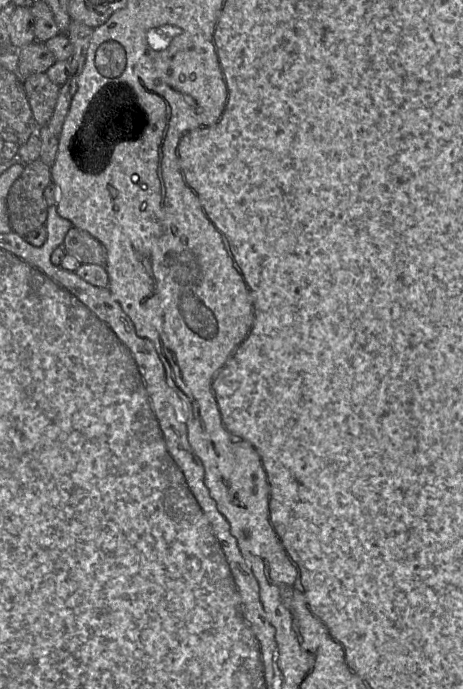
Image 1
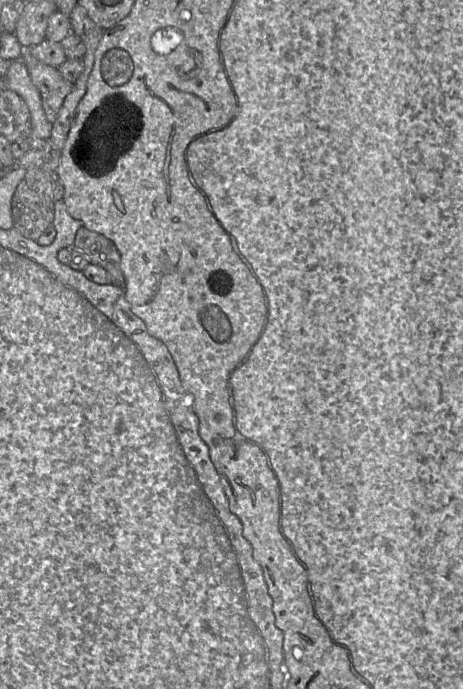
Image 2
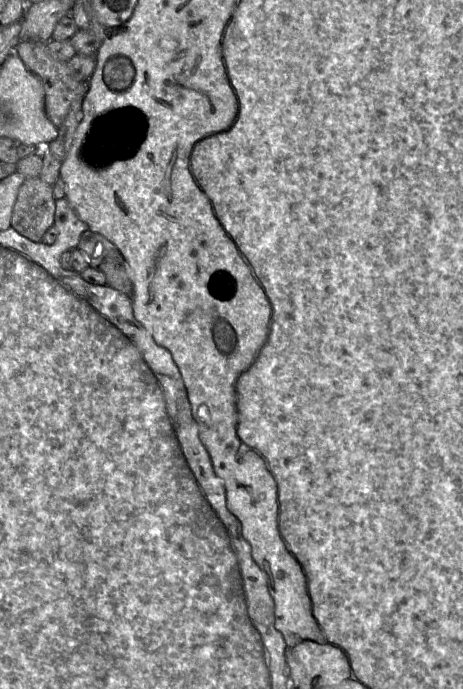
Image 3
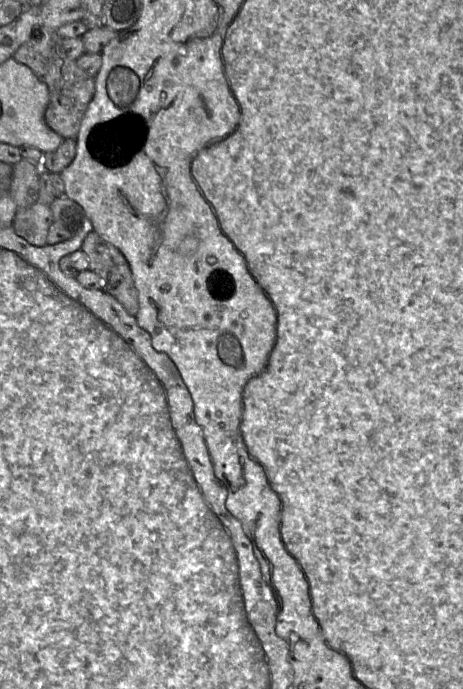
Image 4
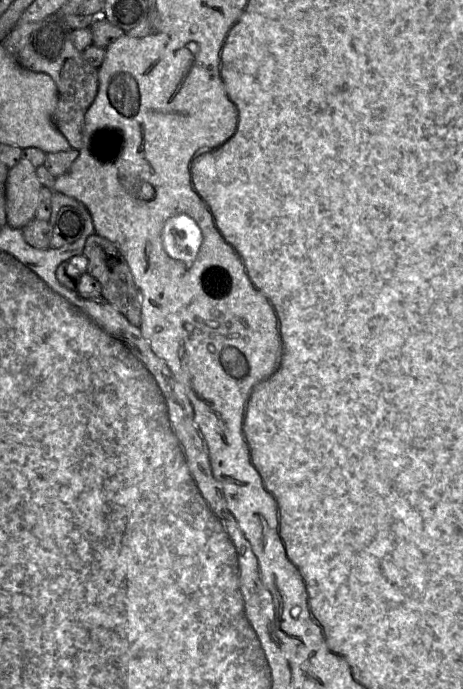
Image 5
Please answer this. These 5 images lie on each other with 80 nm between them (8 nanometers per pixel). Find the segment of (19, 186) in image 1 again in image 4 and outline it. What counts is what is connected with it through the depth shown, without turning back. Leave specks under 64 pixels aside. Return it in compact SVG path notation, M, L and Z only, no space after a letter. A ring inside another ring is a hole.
M38 201L17 209L12 227L15 233L35 246L47 245L49 228L53 223L50 206Z

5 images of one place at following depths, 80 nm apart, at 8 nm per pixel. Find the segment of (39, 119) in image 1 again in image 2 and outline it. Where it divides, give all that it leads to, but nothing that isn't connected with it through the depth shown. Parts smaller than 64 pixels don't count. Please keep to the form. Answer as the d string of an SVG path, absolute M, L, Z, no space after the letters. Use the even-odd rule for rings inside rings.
M23 48L21 59L25 63L33 84L38 89L47 120L53 124L73 83L65 80L57 68L34 58L30 49Z

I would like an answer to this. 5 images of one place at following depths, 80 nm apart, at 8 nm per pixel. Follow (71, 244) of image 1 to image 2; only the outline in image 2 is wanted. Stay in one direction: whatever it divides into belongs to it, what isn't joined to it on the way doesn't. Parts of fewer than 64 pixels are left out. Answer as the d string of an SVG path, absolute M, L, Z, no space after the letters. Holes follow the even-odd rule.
M81 227L73 246L86 256L90 264L100 266L109 273L110 284L124 288L125 276L121 267L121 256L112 241L102 234Z

